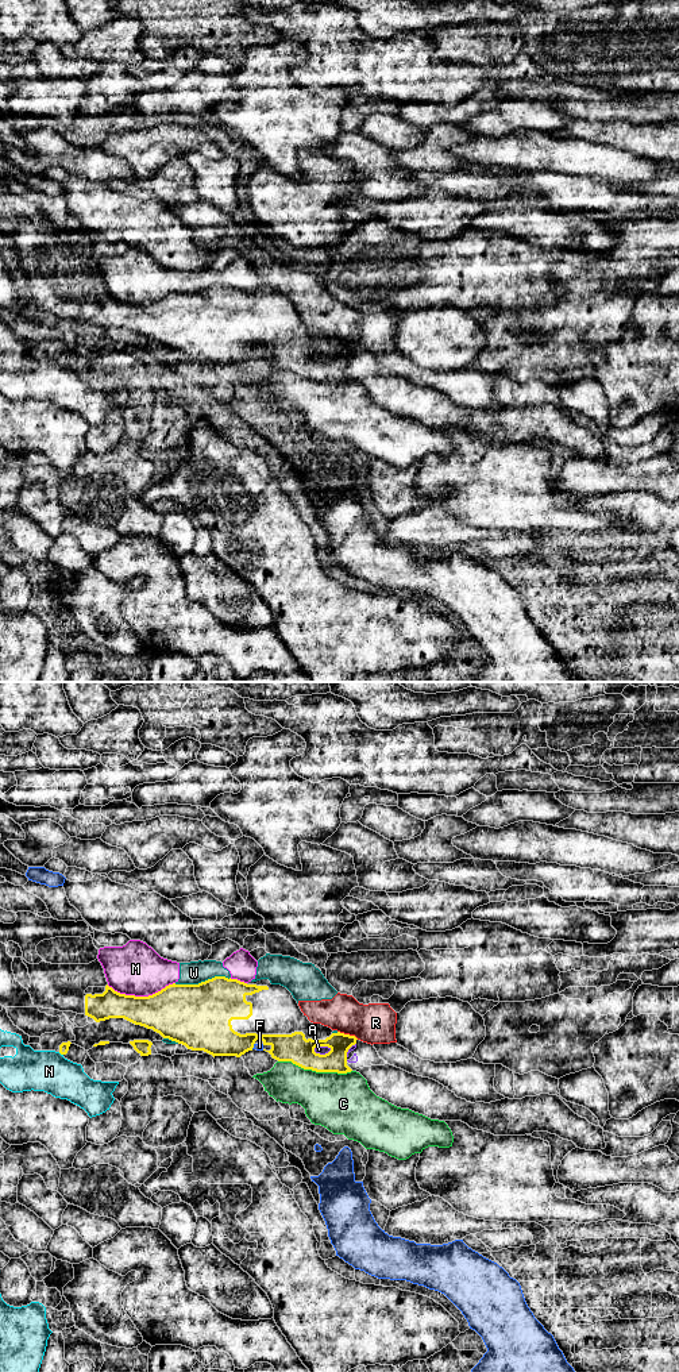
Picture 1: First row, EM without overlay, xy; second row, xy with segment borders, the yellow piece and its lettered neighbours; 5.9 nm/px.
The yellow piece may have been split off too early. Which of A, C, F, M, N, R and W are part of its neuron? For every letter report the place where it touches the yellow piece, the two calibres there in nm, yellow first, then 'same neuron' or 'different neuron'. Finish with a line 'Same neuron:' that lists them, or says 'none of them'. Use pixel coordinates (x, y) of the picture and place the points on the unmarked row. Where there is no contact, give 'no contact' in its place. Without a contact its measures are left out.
A: contact xy (321, 354); calibres 170 and 50 nm; different neuron
C: contact xy (315, 378); calibres 170 and 360 nm; different neuron
F: contact xy (253, 354); calibres 240 and 50 nm; different neuron
M: contact xy (141, 305); calibres 340 and 320 nm; different neuron
N: contact xy (61, 362); calibres 60 and 240 nm; different neuron
R: contact xy (348, 343); calibres 140 and 240 nm; different neuron
W: contact xy (201, 291); calibres 380 and 140 nm; different neuron
Same neuron: none of them

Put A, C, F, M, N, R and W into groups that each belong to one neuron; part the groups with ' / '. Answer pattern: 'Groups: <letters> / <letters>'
Groups: A / C / F / M W / N / R

